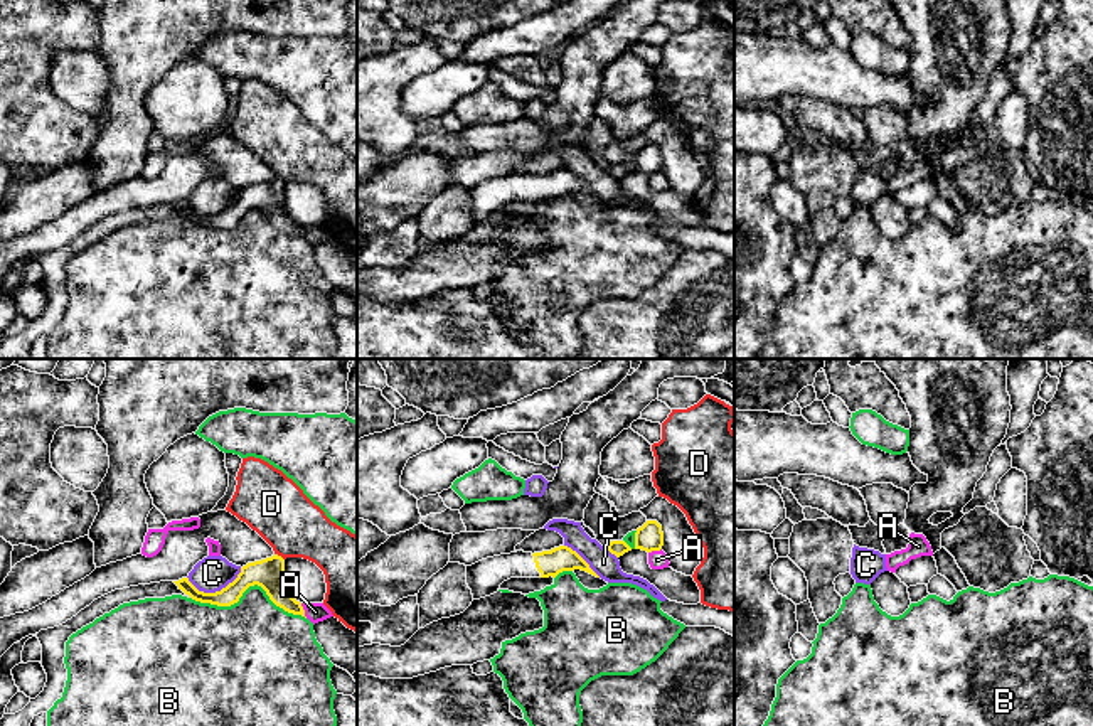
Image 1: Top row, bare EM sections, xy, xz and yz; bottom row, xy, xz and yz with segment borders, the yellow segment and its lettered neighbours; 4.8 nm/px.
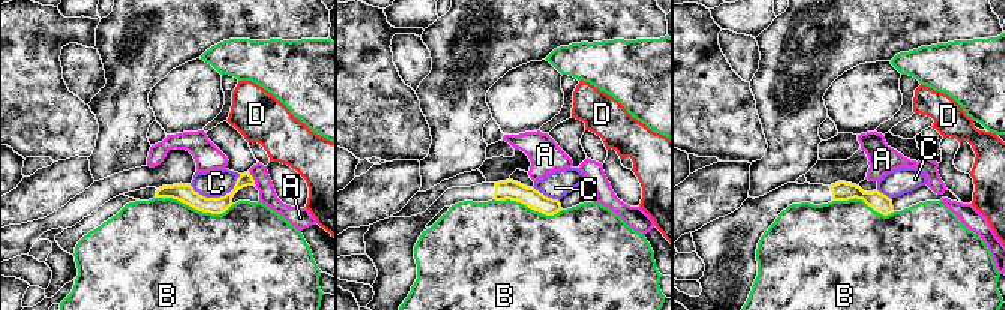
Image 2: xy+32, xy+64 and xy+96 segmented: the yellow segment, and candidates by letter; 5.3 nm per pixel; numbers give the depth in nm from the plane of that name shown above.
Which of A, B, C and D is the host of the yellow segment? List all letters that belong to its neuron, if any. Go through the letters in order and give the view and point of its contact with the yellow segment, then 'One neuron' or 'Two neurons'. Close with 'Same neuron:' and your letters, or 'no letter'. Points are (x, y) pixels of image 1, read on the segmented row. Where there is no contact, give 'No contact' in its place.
A: Touches yellow at xy (303, 610). Two neurons
B: Touches yellow at xy (248, 587). Two neurons
C: Touches yellow at xy (216, 592). Two neurons
D: Touches yellow at xy (280, 556). Two neurons
Same neuron: no letter

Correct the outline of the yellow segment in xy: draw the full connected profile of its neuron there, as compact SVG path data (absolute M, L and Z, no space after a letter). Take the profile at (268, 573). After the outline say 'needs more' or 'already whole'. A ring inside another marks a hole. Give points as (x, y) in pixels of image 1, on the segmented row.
M278 554L261 561L248 563L241 568L241 573L232 583L216 593L199 591L189 581L189 578L182 578L173 583L192 600L217 606L231 606L237 603L249 586L258 585L266 591L276 606L283 608L288 613L305 617L301 603L296 601L285 588L285 559Z; already whole

